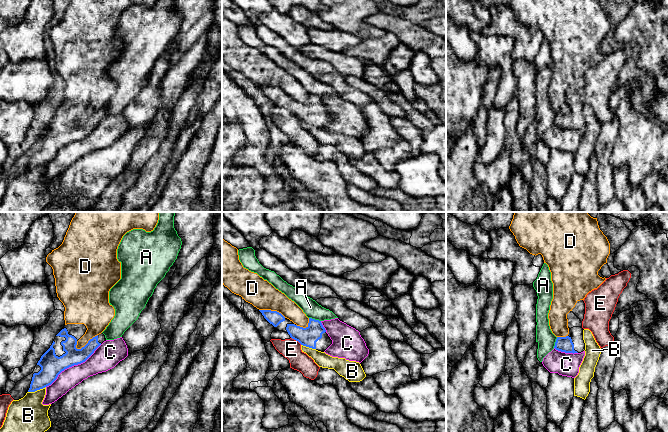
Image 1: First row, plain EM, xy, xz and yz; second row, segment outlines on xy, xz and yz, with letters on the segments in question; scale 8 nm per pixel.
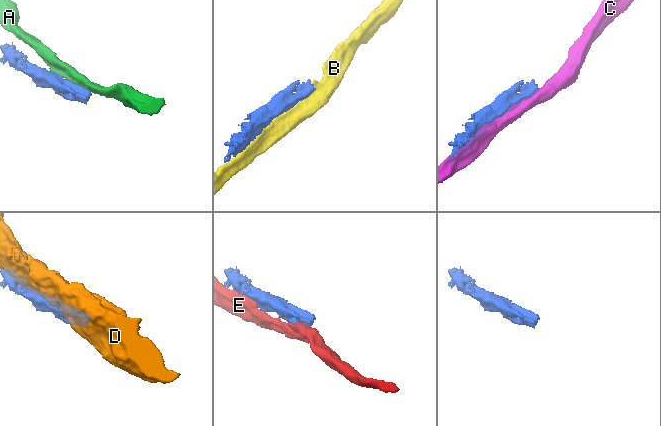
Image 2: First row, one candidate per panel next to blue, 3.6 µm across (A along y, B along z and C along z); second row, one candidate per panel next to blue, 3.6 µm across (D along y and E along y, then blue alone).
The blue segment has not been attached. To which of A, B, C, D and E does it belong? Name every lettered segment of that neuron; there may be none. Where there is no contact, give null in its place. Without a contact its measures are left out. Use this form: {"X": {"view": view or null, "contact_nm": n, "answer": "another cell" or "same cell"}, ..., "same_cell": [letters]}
{"A": {"view": "xz", "contact_nm": 100, "answer": "another cell"}, "B": {"view": "xy", "contact_nm": 150, "answer": "another cell"}, "C": {"view": "xy", "contact_nm": 550, "answer": "another cell"}, "D": {"view": "xy", "contact_nm": 220, "answer": "another cell"}, "E": {"view": "xz", "contact_nm": 110, "answer": "another cell"}, "same_cell": []}

